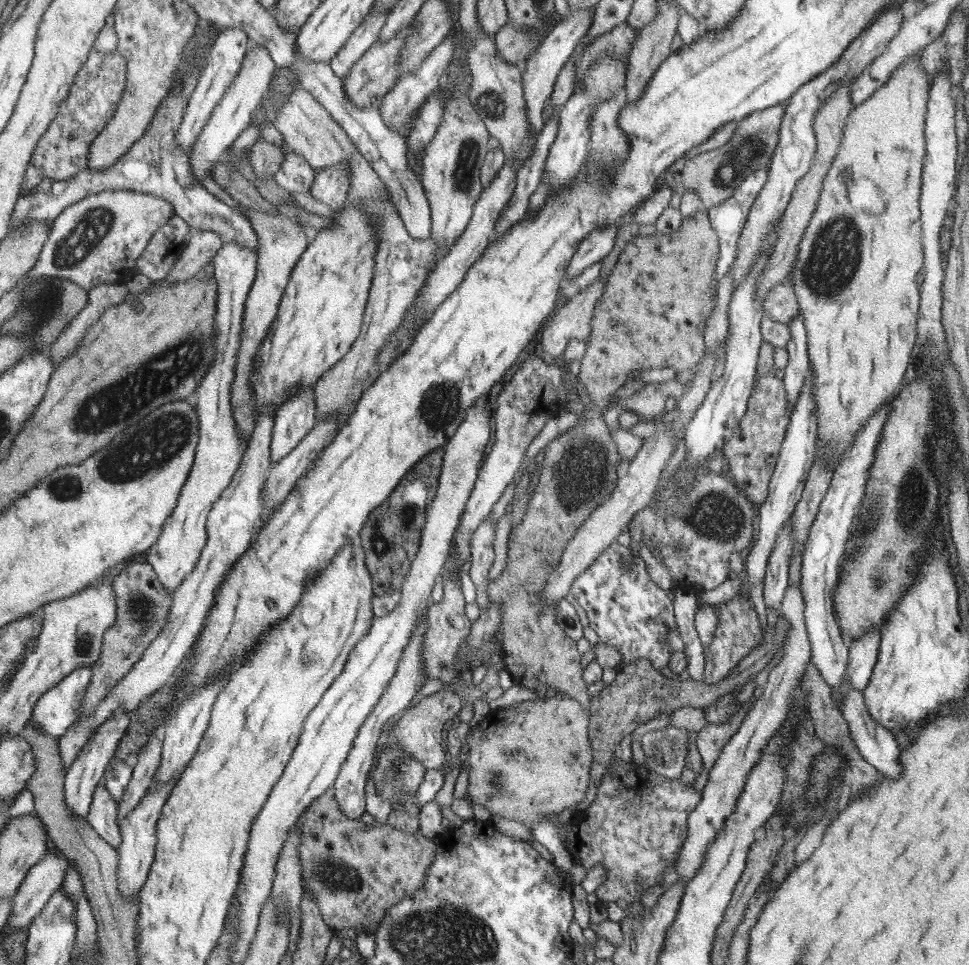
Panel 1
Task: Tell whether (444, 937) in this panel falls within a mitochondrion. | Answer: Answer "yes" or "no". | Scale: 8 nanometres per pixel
yes

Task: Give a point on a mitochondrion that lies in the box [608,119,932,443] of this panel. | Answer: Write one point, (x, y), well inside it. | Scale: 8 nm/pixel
(834, 258)

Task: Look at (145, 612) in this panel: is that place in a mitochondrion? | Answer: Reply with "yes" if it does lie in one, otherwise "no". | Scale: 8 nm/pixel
yes

